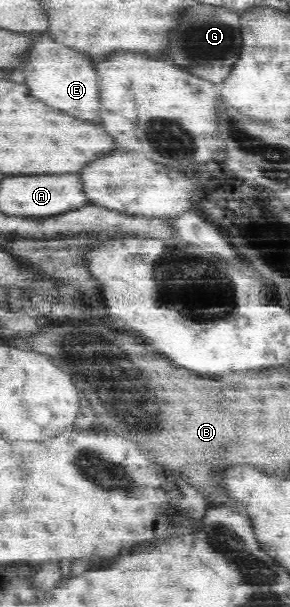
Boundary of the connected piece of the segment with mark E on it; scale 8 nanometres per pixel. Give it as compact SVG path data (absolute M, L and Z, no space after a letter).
M47 34L37 40L39 42L33 46L29 62L25 66L25 78L31 92L57 110L63 110L75 118L93 120L99 114L99 78L91 58L83 52L55 42Z

